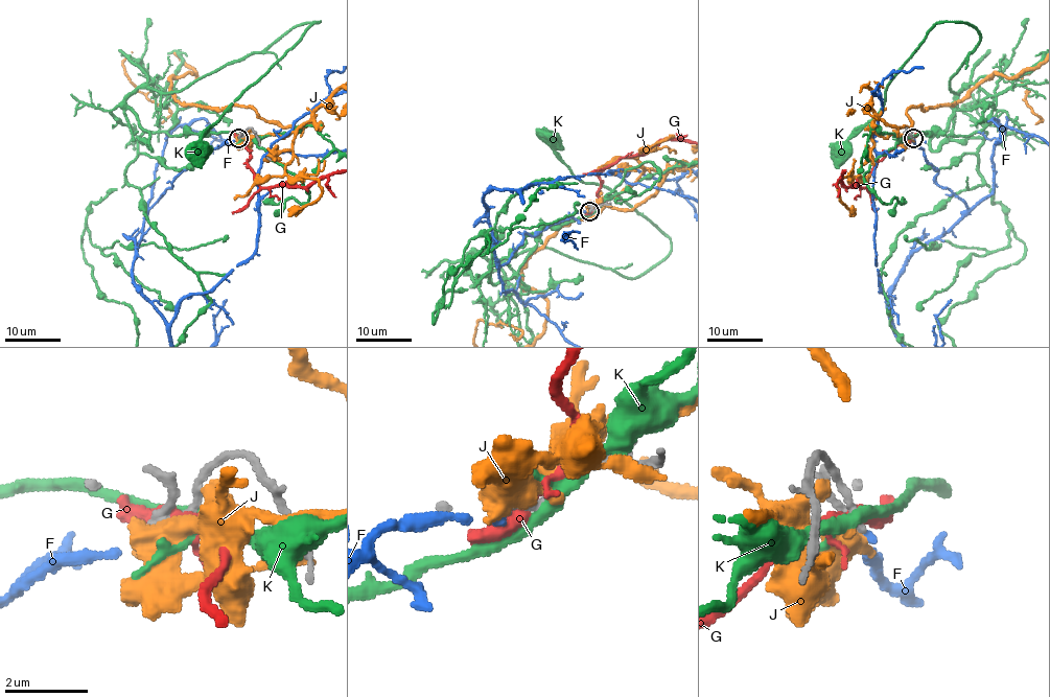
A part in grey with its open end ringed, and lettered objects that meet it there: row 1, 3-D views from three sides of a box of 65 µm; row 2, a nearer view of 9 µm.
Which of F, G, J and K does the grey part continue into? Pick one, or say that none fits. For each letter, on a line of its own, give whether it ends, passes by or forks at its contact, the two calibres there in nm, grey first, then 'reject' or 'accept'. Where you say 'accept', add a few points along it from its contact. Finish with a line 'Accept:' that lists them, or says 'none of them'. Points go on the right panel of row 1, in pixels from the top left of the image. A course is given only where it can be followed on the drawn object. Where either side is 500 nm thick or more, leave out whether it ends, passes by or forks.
F: it ends | 200/120 nm | accept
G: it forks | 240/280 nm | reject
J: it forks | 220/480 nm | reject
K: it forks | 240/260 nm | reject
Accept: F

